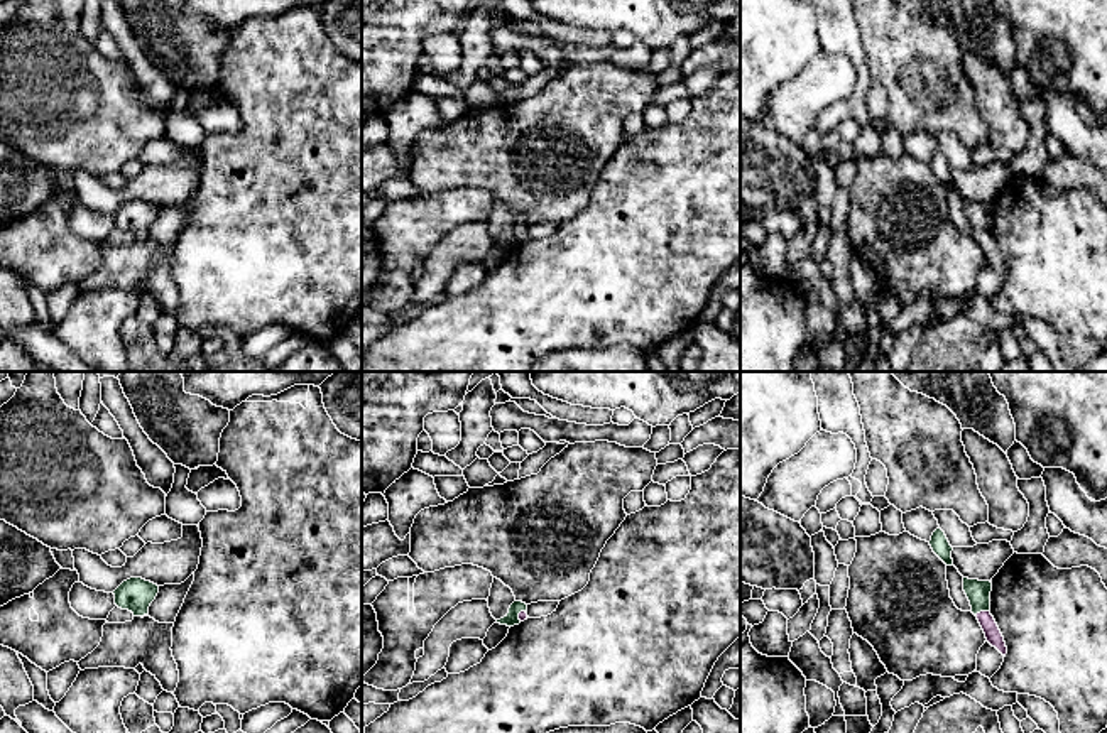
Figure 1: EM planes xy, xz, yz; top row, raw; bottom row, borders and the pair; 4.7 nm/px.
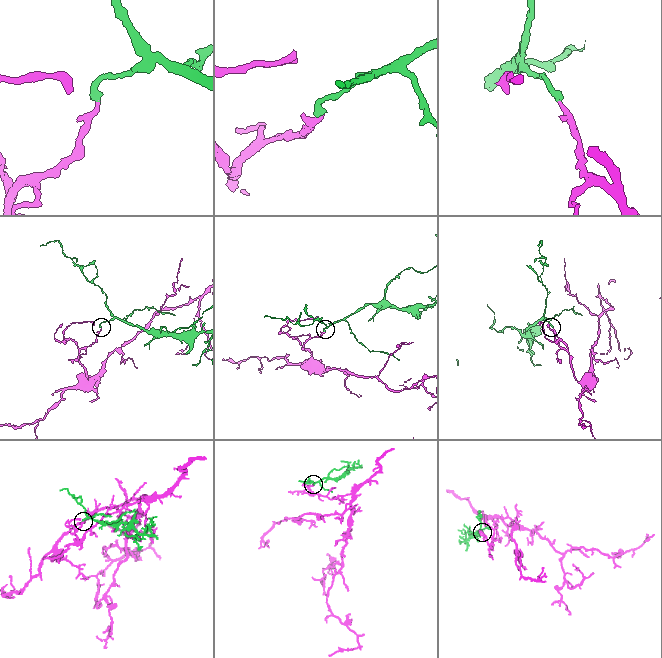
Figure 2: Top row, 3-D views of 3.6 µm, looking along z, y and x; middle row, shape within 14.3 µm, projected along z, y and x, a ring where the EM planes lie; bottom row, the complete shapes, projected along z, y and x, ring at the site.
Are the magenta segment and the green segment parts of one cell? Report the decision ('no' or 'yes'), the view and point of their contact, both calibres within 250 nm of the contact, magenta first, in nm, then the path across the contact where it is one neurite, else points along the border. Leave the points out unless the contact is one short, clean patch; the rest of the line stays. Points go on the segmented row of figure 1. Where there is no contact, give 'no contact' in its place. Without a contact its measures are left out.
no; meets magenta in yz at (982, 612); 80 nm thick on the magenta side, 110 nm on the other; border along yz (989, 610), (981, 610), (976, 615)

